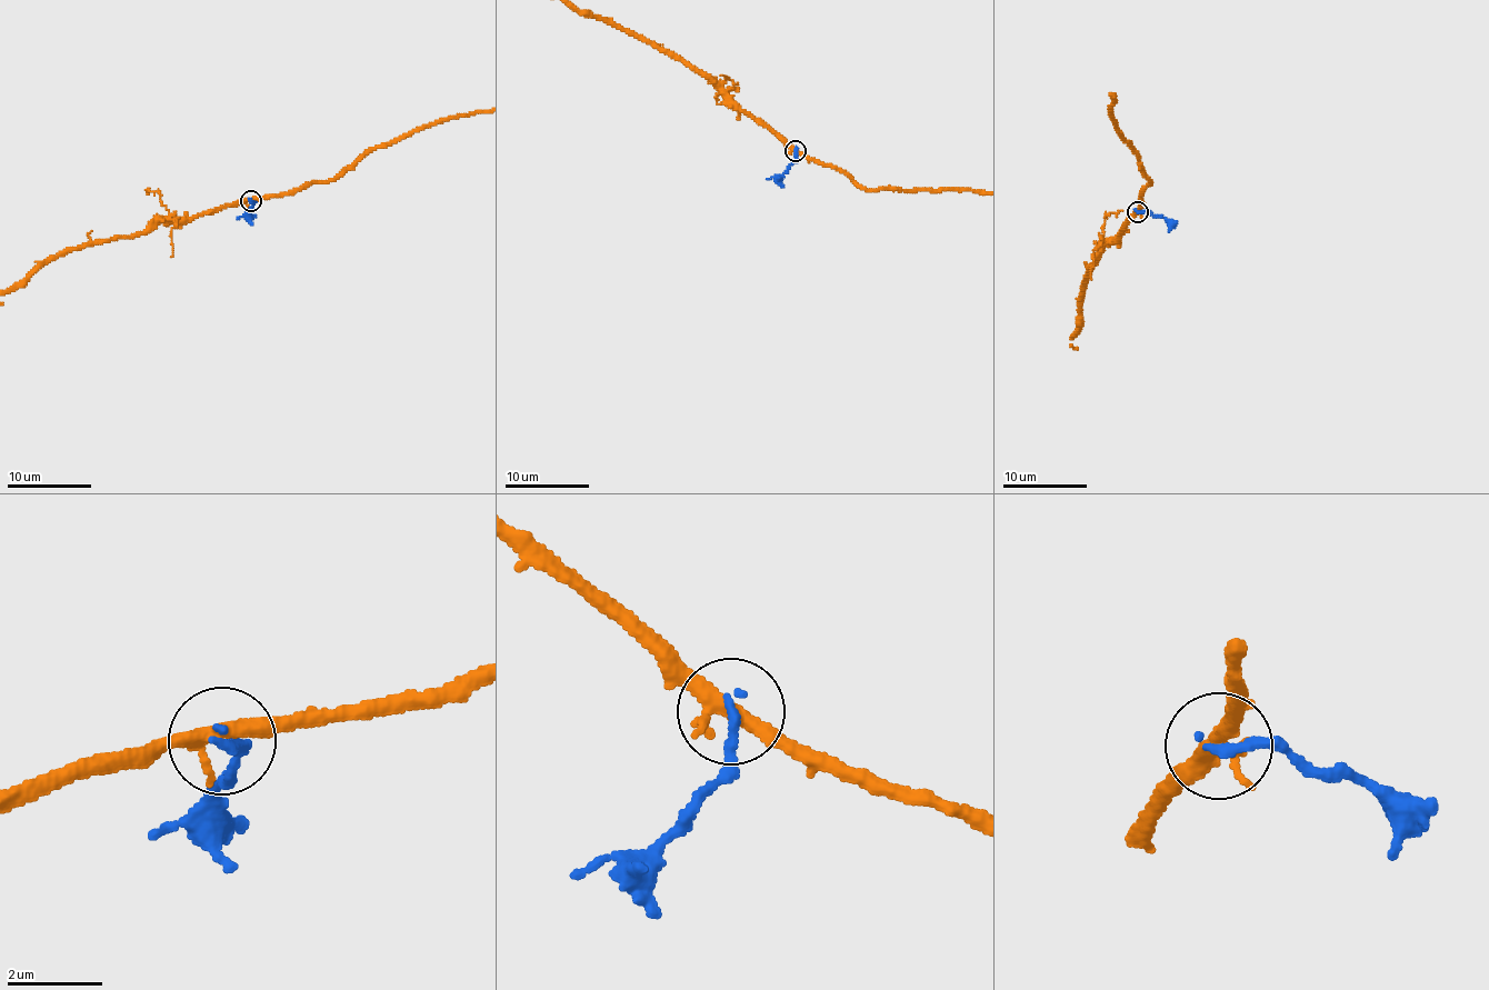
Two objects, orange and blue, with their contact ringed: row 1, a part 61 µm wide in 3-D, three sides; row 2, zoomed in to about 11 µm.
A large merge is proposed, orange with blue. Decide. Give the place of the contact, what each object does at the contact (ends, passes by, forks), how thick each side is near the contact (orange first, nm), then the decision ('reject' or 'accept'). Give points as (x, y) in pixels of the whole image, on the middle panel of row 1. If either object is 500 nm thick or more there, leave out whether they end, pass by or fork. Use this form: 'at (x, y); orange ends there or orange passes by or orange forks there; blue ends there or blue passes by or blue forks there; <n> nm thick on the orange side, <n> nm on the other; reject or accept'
at (796, 150); orange forks there; blue ends there; 280 nm thick on the orange side, 260 nm on the other; reject

